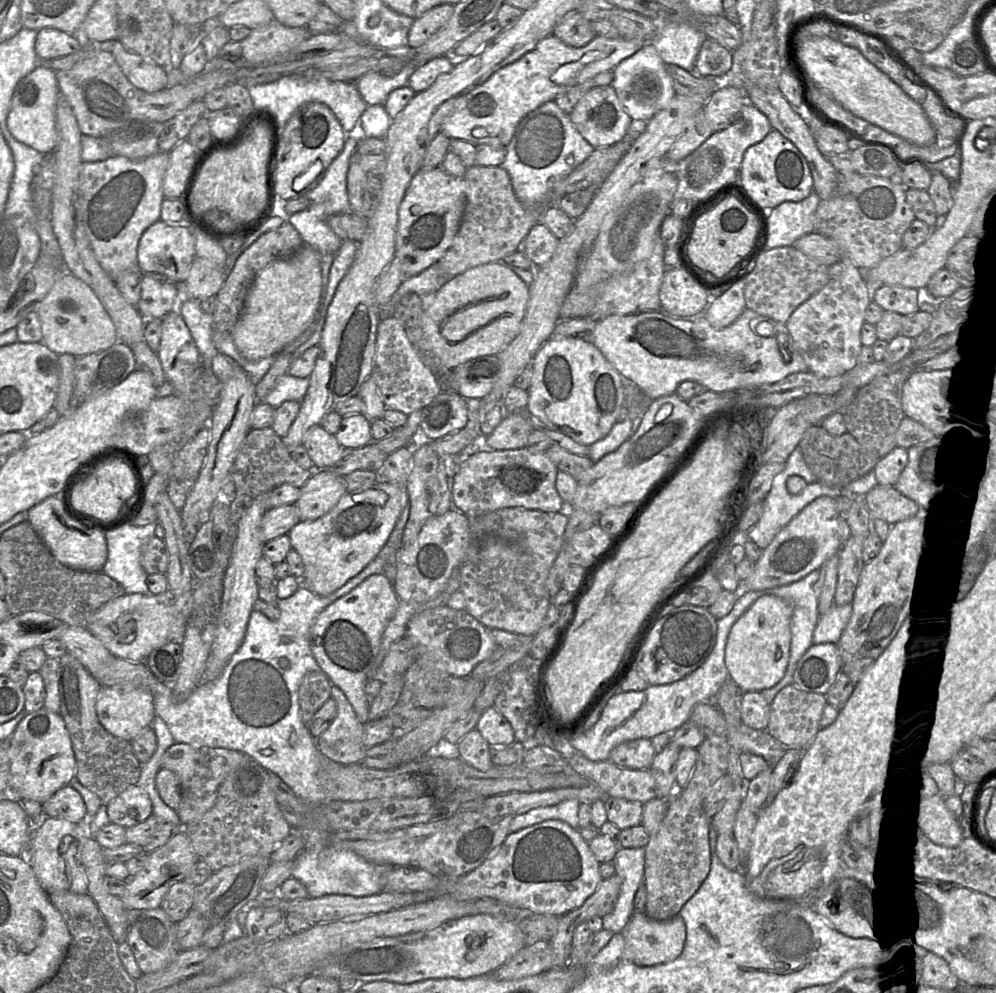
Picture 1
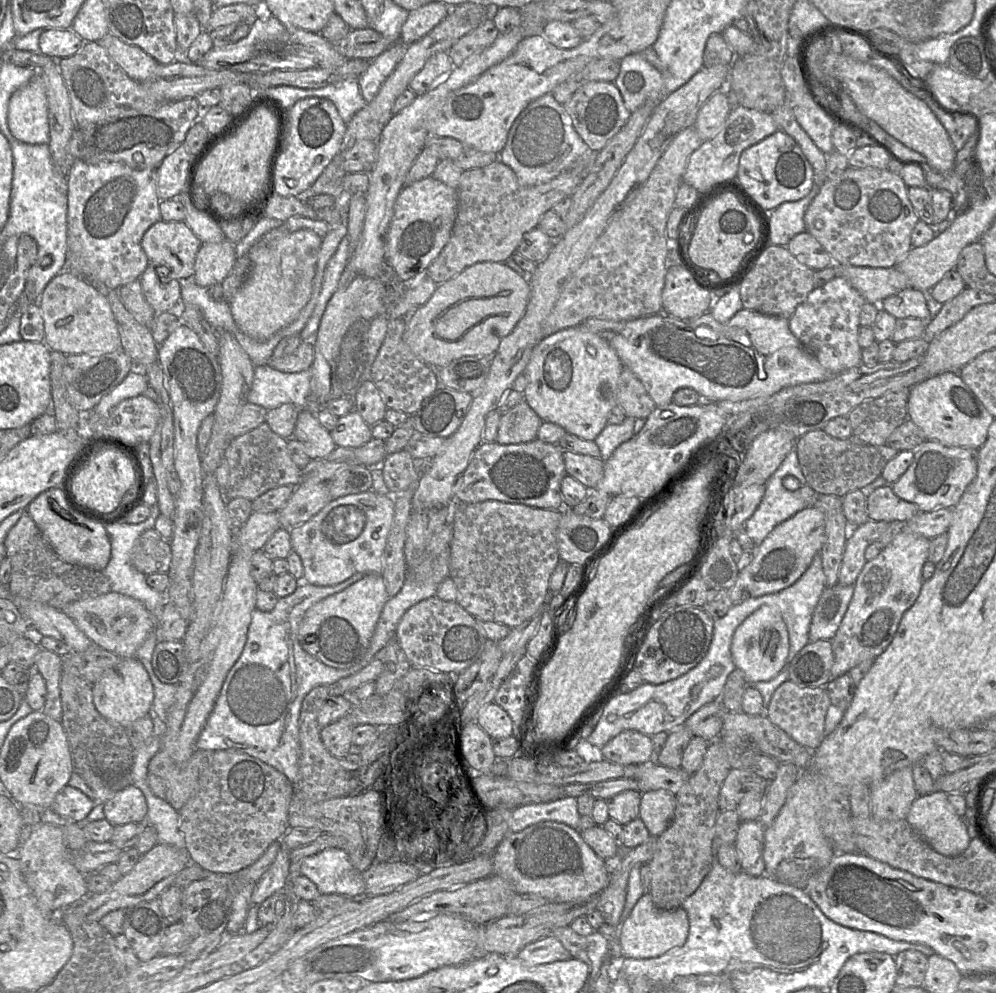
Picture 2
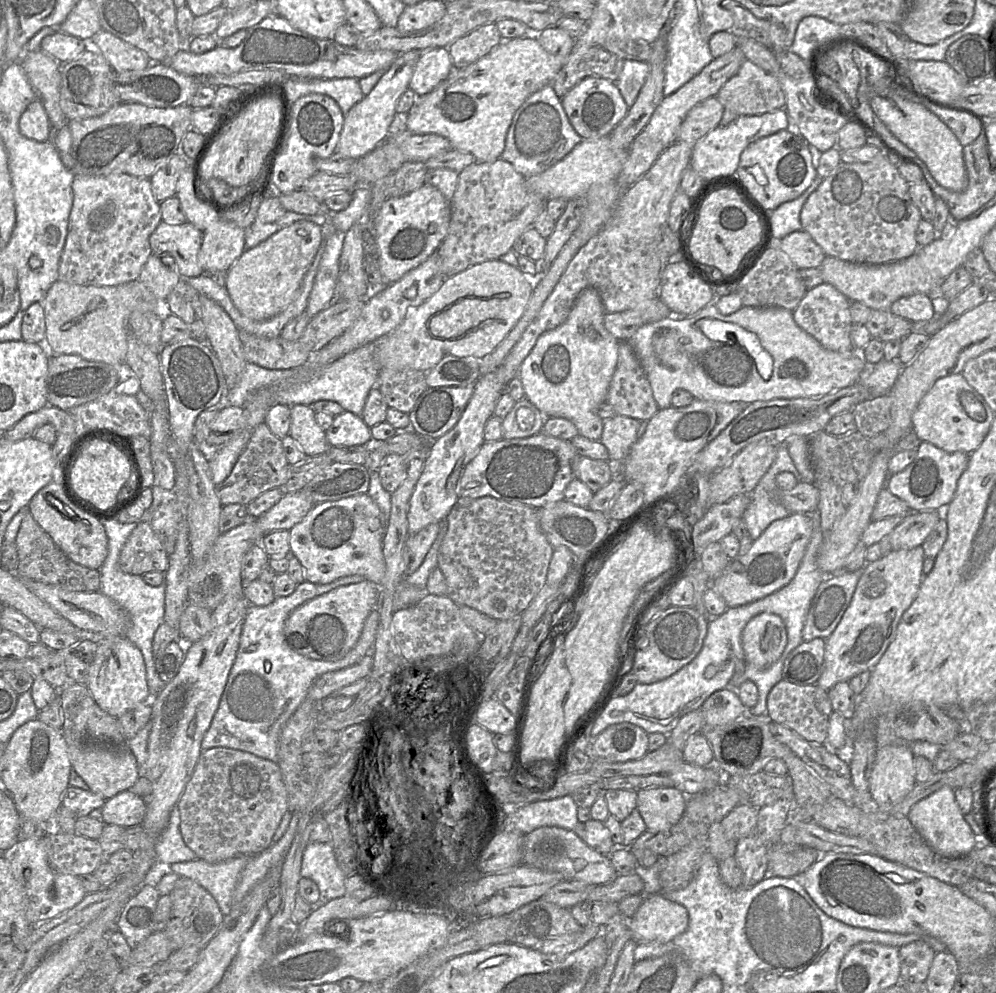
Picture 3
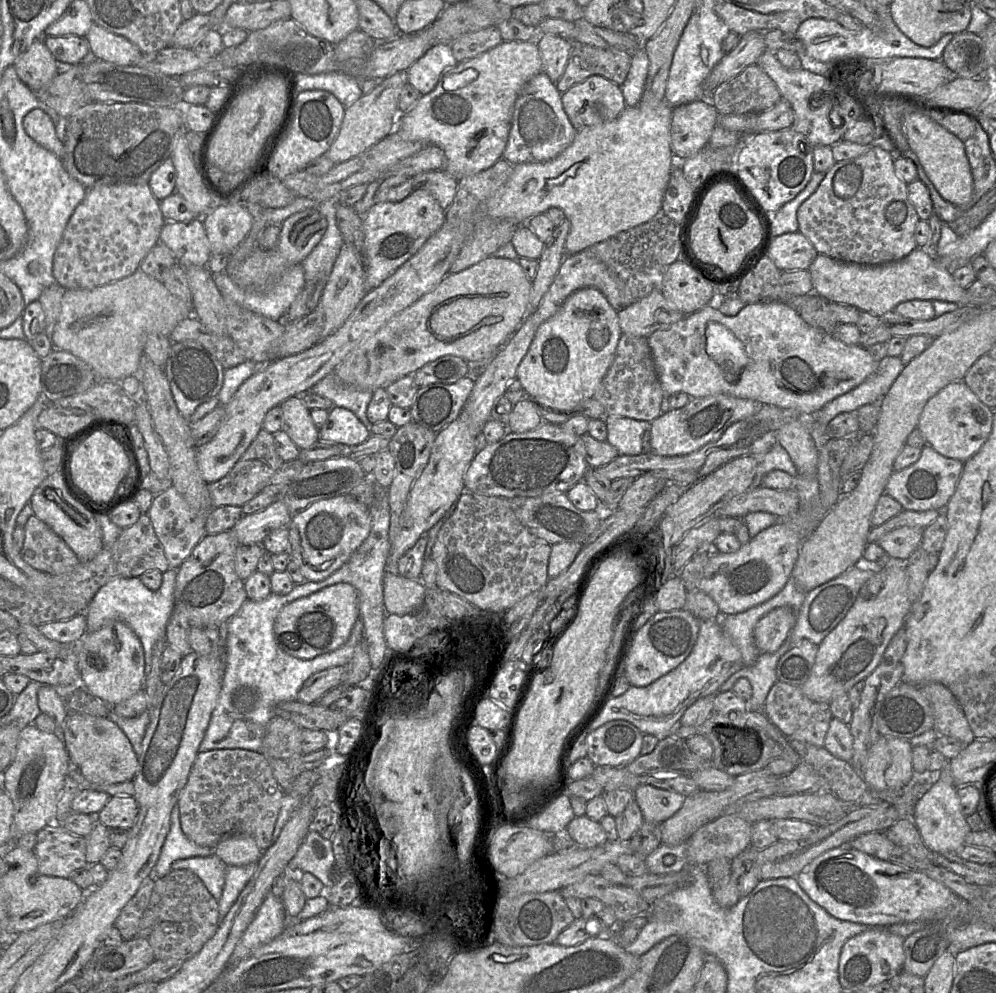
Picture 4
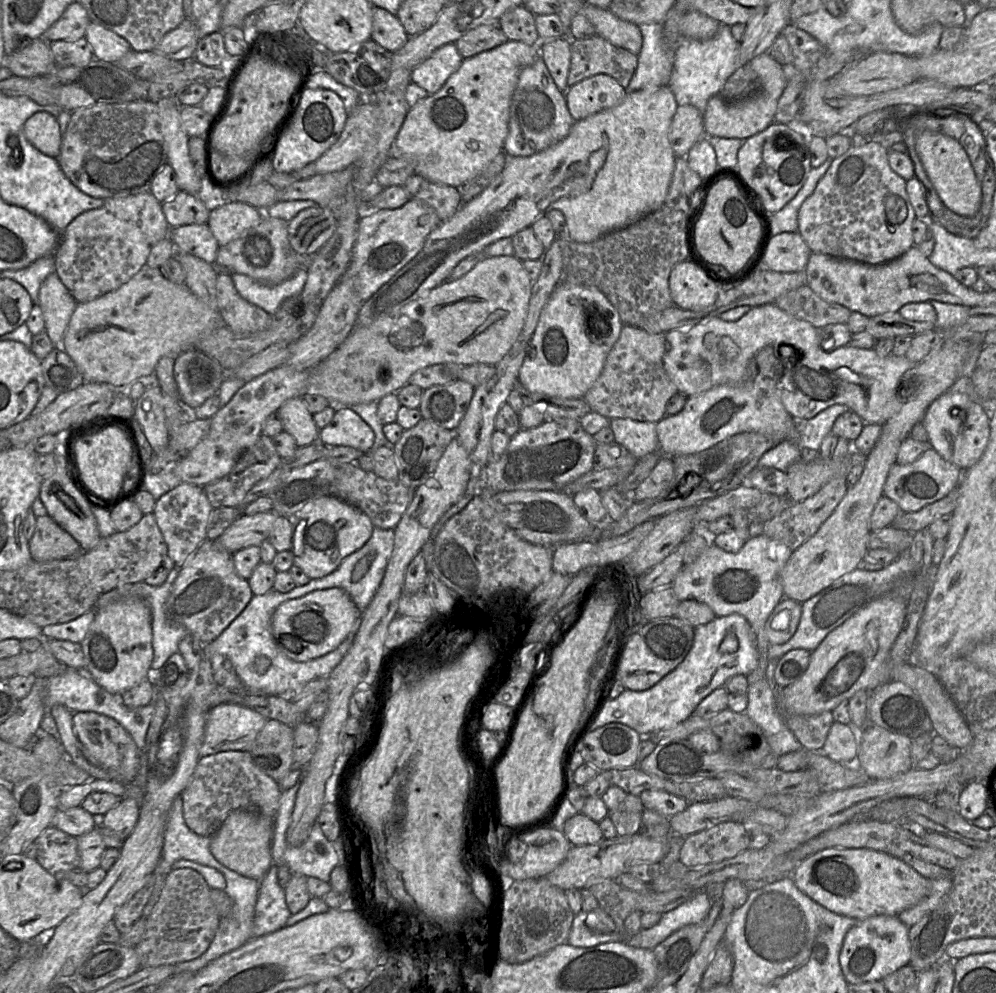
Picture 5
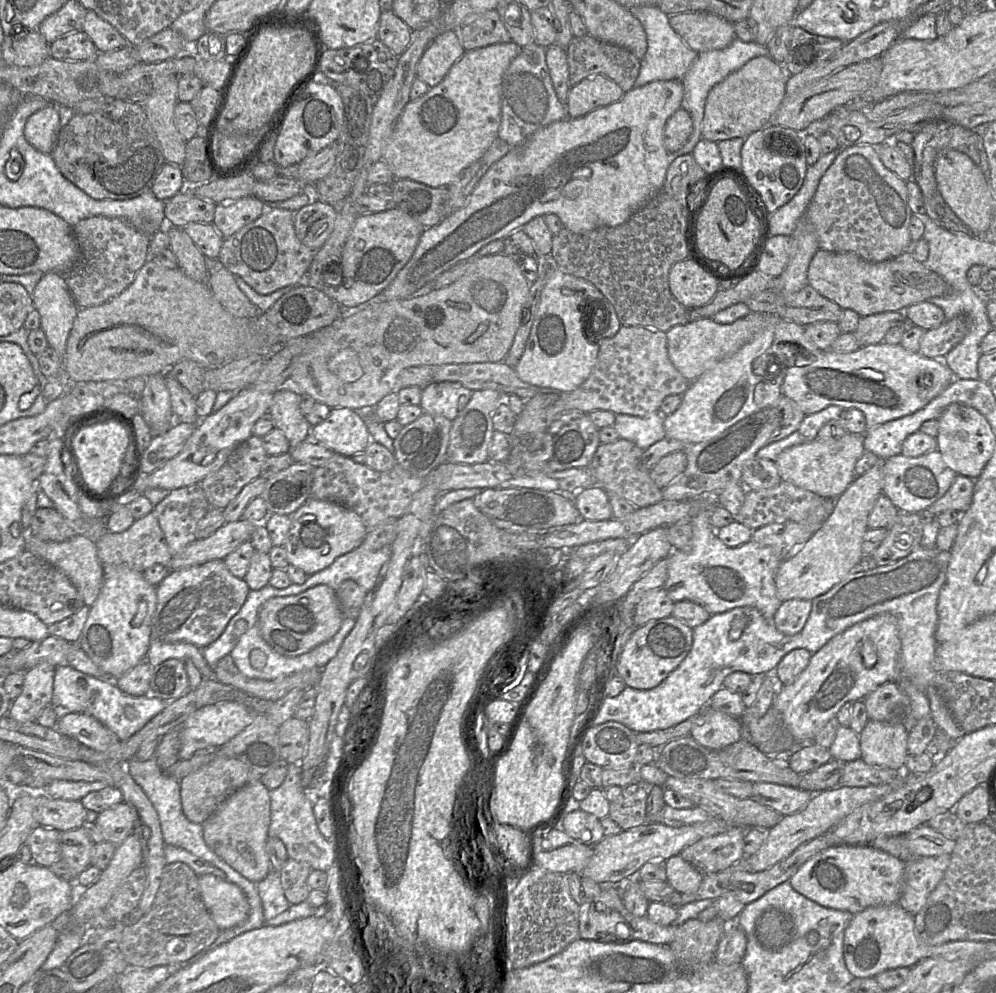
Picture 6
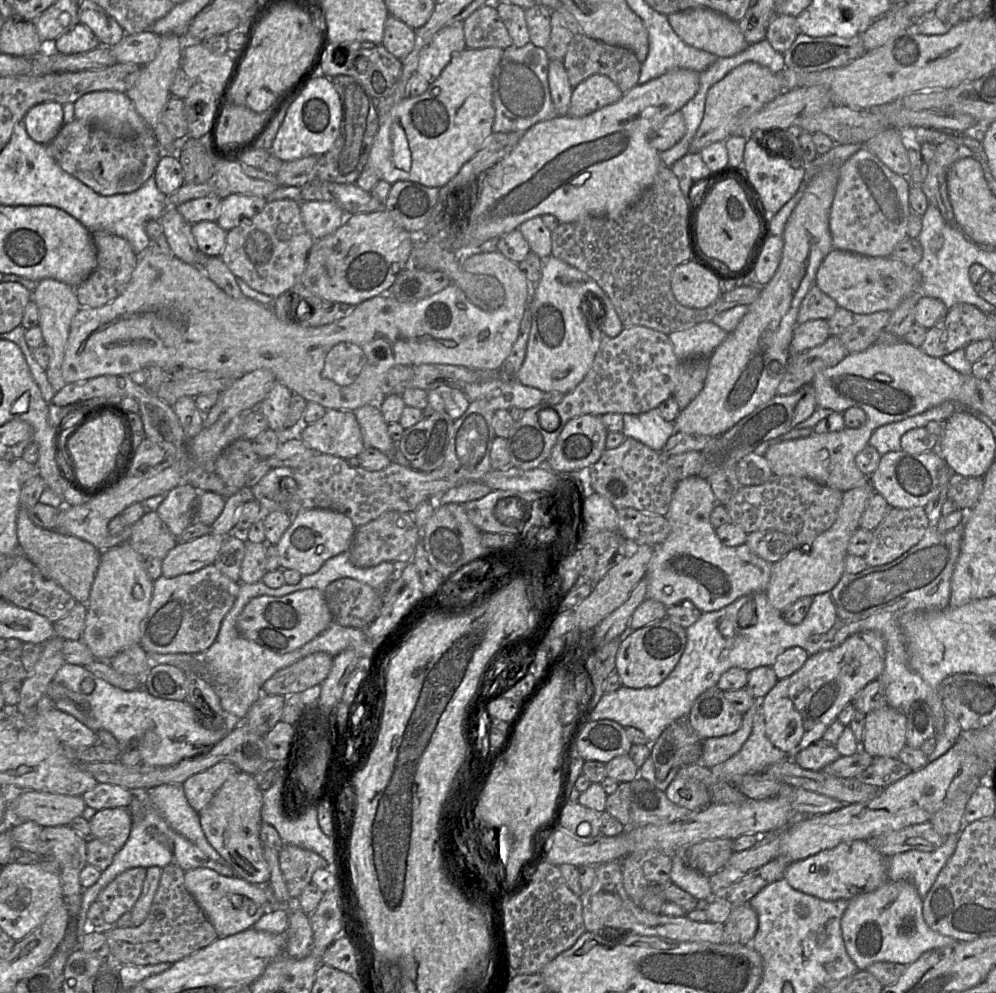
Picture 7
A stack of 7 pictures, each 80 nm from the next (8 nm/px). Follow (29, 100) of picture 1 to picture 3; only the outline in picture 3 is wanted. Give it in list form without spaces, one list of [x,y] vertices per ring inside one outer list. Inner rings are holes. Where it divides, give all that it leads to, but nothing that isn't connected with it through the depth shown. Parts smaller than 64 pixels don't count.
[[[40,98],[31,102],[19,119],[20,133],[31,140],[46,142],[52,140],[54,131]]]

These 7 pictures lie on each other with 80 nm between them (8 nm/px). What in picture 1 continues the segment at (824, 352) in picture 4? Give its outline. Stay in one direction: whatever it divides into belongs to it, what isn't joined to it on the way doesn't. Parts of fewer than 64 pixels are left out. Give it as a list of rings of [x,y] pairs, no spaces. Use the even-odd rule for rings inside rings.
[[[747,307],[731,325],[723,329],[714,328],[703,316],[692,320],[681,319],[667,314],[662,309],[632,315],[611,315],[597,320],[593,333],[586,340],[592,342],[617,367],[624,378],[633,381],[651,400],[676,393],[678,386],[684,381],[695,381],[716,393],[737,390],[741,395],[750,397],[753,395],[751,389],[771,385],[791,374],[807,371],[807,365],[795,349],[786,324]],[[783,334],[789,338],[789,362],[785,362],[778,346],[778,337]]]

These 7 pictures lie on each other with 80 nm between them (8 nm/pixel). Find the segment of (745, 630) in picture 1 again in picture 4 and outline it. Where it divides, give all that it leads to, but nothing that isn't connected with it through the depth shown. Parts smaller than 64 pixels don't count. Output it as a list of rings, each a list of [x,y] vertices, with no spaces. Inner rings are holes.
[[[778,607],[761,617],[753,631],[755,644],[761,653],[777,651],[789,637],[796,615],[788,607]]]

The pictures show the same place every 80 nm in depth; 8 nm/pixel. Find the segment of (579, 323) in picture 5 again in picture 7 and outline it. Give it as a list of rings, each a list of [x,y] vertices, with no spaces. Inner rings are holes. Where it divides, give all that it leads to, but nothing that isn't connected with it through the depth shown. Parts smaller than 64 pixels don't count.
[[[552,255],[543,261],[540,280],[532,284],[530,311],[531,329],[526,353],[515,379],[524,386],[534,387],[544,393],[567,394],[573,391],[590,370],[603,336],[614,338],[624,328],[610,298],[598,283],[586,273]]]

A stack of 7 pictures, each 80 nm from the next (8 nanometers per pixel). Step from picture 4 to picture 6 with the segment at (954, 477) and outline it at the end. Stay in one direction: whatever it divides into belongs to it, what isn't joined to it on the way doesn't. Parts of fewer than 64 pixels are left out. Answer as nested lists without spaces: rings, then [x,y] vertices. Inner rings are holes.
[[[937,449],[918,457],[907,457],[900,453],[884,460],[882,494],[891,500],[899,512],[921,513],[943,496],[956,475]]]

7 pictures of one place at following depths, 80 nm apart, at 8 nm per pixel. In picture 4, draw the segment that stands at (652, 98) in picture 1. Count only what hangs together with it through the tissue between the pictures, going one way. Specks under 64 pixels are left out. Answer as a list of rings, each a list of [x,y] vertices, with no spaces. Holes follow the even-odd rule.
[[[643,42],[642,46],[640,46],[636,51],[636,53],[632,56],[631,65],[627,77],[625,81],[619,86],[623,93],[626,107],[632,107],[638,105],[643,94],[648,74],[648,68],[649,68],[649,58],[644,48],[644,42]]]

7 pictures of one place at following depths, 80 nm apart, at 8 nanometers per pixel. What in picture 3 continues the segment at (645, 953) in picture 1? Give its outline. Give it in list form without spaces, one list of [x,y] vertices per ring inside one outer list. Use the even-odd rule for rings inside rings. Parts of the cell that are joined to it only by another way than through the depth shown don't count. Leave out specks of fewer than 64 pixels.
[[[661,894],[645,895],[635,915],[629,920],[630,938],[637,943],[668,943],[688,927],[689,917],[684,906],[665,899]]]

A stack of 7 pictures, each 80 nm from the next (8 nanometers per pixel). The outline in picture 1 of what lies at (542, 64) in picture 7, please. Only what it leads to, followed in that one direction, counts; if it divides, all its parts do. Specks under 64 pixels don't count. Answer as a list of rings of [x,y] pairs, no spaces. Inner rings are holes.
[[[550,100],[521,119],[505,147],[505,159],[500,166],[508,172],[514,193],[523,205],[540,205],[552,186],[580,165],[595,149],[575,128],[569,114],[563,112],[555,100]]]

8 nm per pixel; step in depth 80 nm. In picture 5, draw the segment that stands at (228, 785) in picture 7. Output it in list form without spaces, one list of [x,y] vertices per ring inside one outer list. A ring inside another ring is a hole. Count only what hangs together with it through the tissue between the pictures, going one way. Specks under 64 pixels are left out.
[[[234,810],[210,837],[209,849],[213,856],[227,868],[260,881],[272,865],[273,820],[255,811]]]

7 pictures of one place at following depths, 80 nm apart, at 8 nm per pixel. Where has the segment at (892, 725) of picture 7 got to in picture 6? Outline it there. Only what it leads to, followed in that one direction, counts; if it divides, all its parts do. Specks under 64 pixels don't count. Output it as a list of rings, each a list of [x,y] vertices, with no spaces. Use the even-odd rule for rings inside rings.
[[[868,719],[858,736],[860,758],[865,763],[894,770],[904,769],[908,732],[903,725]]]

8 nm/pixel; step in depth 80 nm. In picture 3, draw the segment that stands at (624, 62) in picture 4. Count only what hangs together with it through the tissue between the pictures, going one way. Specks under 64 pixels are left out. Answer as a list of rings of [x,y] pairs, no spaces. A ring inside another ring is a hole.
[[[592,46],[572,52],[552,82],[553,89],[562,98],[570,89],[588,77],[600,77],[615,82],[624,66],[624,59],[605,50]]]

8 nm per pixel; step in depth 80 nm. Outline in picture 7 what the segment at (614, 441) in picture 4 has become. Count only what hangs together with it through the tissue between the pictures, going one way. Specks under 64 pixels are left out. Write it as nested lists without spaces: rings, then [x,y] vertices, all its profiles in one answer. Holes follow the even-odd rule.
[[[655,408],[637,415],[623,414],[622,433],[660,452],[675,433],[675,425],[663,419],[658,408]]]

